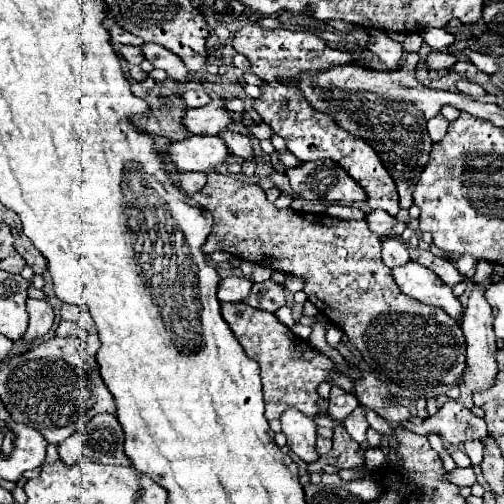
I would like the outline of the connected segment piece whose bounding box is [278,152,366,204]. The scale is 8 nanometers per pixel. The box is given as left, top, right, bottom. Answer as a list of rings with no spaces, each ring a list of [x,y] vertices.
[[[278,152],[278,158],[286,168],[294,168],[294,170],[288,170],[286,176],[290,178],[290,186],[292,186],[294,194],[298,198],[306,200],[306,202],[320,202],[320,200],[336,202],[338,200],[338,202],[346,204],[346,202],[362,202],[362,200],[366,200],[366,192],[362,192],[362,186],[358,186],[358,182],[340,164],[336,164],[334,160],[318,160],[318,162],[304,162],[302,164],[290,152]]]

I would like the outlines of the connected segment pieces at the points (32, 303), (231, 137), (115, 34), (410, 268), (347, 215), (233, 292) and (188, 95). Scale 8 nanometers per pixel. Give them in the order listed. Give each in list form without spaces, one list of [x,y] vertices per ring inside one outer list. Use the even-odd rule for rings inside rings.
[[[28,300],[26,306],[28,306],[28,314],[30,314],[30,326],[24,334],[24,340],[32,342],[36,338],[42,338],[52,328],[54,312],[46,300]]]
[[[226,130],[220,136],[224,136],[226,144],[230,144],[230,150],[234,152],[234,156],[240,156],[244,160],[256,160],[256,162],[260,160],[260,156],[254,152],[252,138],[248,134],[238,134],[238,132]]]
[[[118,24],[110,26],[110,36],[112,36],[112,44],[132,44],[132,46],[142,46],[144,40],[136,38],[134,34],[122,30]]]
[[[410,260],[406,266],[394,268],[392,276],[402,294],[406,294],[418,302],[438,306],[438,308],[446,310],[454,320],[462,318],[464,308],[460,304],[460,298],[456,298],[452,294],[452,288],[448,284],[444,284],[432,270]]]
[[[332,204],[326,210],[326,214],[334,216],[334,218],[342,218],[342,220],[362,220],[362,218],[366,218],[366,212],[362,212],[356,206],[338,206],[338,204]]]
[[[228,276],[220,282],[220,288],[218,288],[218,300],[220,302],[244,302],[246,296],[250,294],[250,288],[252,288],[252,282],[250,278],[244,278],[244,276]]]
[[[204,90],[182,92],[182,98],[184,98],[184,102],[186,102],[188,108],[198,108],[198,106],[204,106],[204,104],[208,104],[212,100]]]

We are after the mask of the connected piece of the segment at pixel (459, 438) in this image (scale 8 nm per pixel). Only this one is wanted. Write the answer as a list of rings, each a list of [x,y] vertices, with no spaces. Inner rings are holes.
[[[454,400],[446,402],[434,416],[426,418],[420,426],[412,424],[410,430],[422,436],[436,434],[454,446],[464,444],[468,440],[488,440],[490,438],[484,418],[478,418],[466,406]]]

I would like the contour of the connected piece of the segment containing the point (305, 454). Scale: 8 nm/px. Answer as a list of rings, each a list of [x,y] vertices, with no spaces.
[[[288,408],[280,416],[280,422],[282,422],[282,432],[288,436],[288,446],[292,452],[304,462],[318,460],[318,454],[314,450],[316,444],[314,418],[302,416],[302,412],[298,412],[296,408]]]

